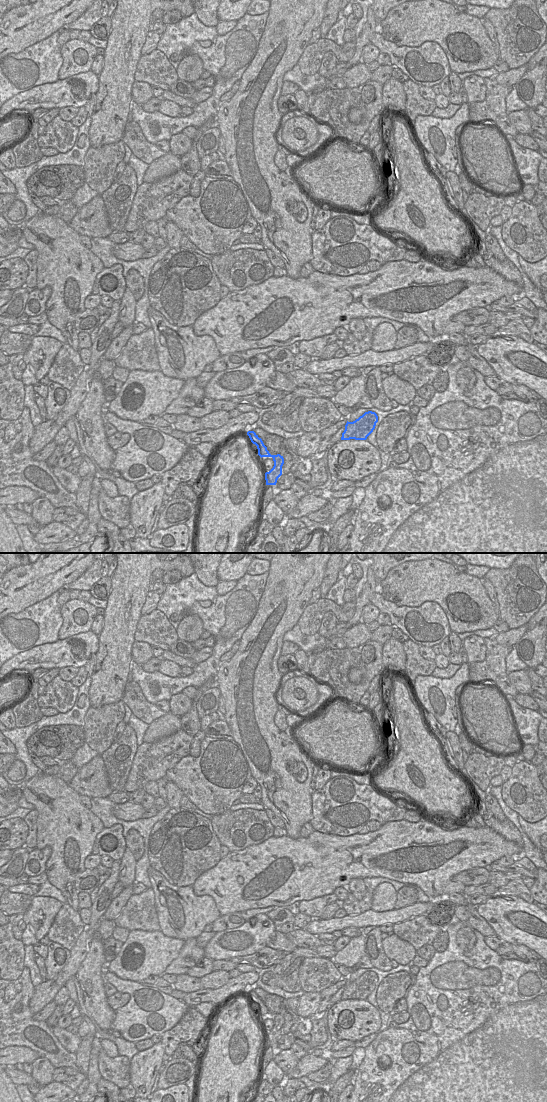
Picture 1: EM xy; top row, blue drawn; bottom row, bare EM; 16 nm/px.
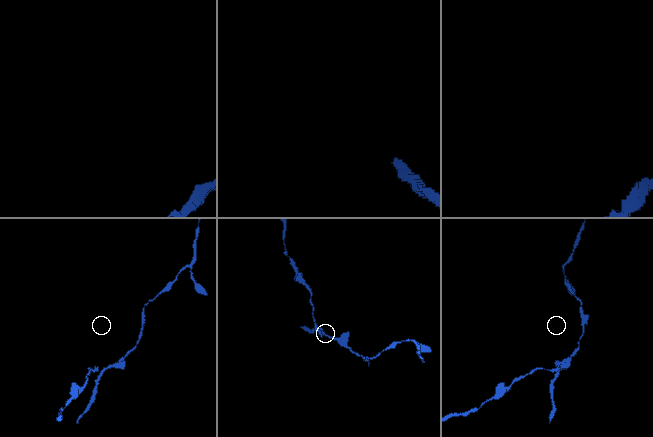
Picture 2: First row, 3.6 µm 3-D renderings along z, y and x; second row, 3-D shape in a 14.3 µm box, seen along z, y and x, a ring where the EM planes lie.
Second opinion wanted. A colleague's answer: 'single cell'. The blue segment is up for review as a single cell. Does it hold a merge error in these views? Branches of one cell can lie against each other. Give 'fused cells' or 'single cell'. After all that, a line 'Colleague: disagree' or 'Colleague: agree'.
fused cells
Colleague: disagree

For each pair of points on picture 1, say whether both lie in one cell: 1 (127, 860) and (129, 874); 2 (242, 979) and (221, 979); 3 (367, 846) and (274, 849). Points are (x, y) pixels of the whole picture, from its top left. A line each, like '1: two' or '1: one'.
1: one
2: two
3: one

